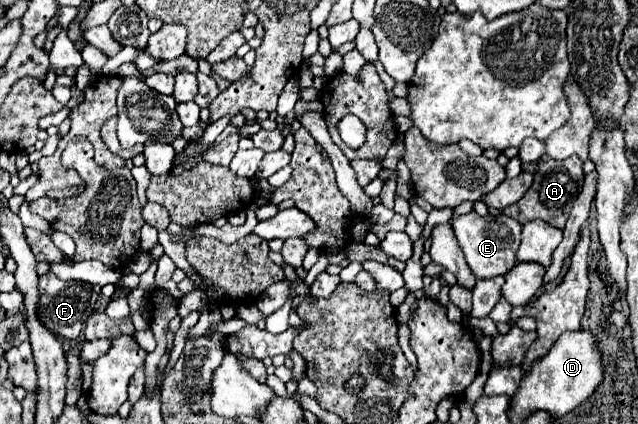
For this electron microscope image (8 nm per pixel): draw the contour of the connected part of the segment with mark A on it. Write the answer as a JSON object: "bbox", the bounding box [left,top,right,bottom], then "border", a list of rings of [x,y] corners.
{"bbox":[501,155,583,229],"border":[[[543,155],[541,159],[537,159],[535,163],[535,173],[533,173],[533,185],[529,187],[527,195],[523,195],[521,201],[501,209],[501,213],[513,217],[515,221],[519,221],[521,225],[533,221],[533,219],[543,219],[545,223],[563,229],[565,221],[569,217],[569,211],[577,199],[577,195],[581,193],[581,183],[583,183],[583,161],[573,155],[565,161],[555,161],[549,159],[547,155]]]}

